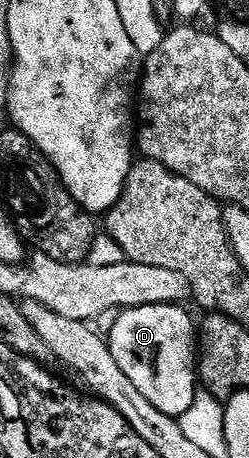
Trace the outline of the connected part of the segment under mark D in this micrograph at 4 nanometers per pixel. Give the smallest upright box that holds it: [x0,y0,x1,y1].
[107,304,199,419]

